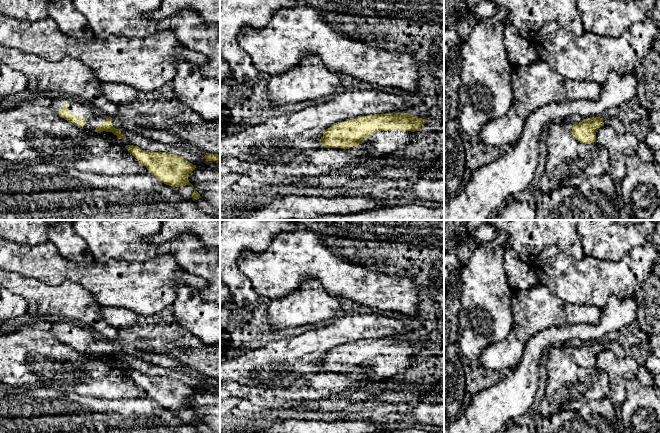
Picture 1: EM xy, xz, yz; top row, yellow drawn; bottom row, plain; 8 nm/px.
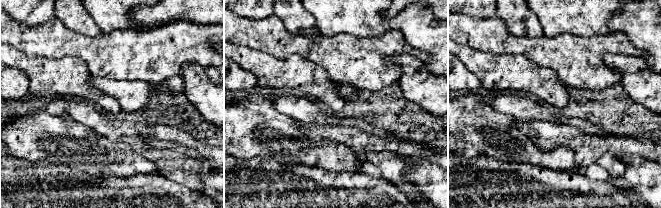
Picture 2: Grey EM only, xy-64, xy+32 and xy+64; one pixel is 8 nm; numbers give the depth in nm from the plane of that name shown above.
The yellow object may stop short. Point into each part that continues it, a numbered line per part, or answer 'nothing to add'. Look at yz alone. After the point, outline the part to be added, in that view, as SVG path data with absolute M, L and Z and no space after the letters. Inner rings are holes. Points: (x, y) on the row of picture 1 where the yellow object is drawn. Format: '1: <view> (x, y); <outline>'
1: yz (615, 123); M616 117L603 118L603 122L604 125L611 126L620 137L627 132L624 124Z

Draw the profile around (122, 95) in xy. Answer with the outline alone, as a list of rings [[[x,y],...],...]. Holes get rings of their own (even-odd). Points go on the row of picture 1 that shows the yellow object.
[[[100,83],[102,94],[118,107],[130,105],[137,97],[139,91],[122,83]]]

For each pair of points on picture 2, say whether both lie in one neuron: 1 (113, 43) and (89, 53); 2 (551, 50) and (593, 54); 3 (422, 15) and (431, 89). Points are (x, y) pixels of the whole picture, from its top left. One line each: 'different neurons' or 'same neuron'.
1: same neuron
2: same neuron
3: different neurons

